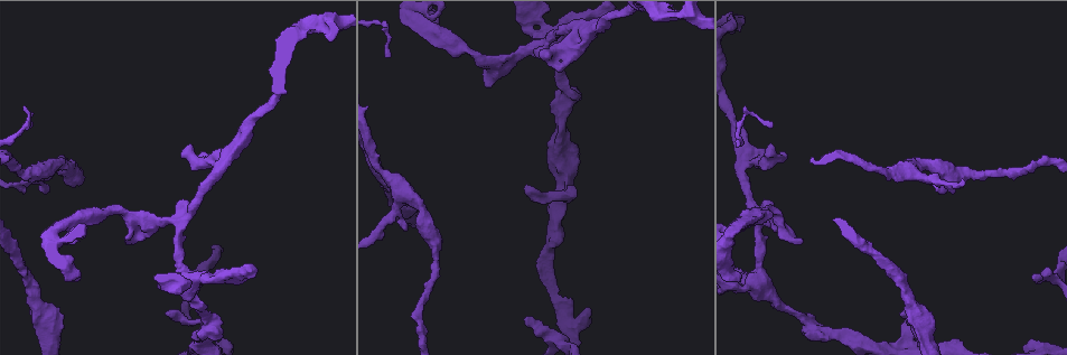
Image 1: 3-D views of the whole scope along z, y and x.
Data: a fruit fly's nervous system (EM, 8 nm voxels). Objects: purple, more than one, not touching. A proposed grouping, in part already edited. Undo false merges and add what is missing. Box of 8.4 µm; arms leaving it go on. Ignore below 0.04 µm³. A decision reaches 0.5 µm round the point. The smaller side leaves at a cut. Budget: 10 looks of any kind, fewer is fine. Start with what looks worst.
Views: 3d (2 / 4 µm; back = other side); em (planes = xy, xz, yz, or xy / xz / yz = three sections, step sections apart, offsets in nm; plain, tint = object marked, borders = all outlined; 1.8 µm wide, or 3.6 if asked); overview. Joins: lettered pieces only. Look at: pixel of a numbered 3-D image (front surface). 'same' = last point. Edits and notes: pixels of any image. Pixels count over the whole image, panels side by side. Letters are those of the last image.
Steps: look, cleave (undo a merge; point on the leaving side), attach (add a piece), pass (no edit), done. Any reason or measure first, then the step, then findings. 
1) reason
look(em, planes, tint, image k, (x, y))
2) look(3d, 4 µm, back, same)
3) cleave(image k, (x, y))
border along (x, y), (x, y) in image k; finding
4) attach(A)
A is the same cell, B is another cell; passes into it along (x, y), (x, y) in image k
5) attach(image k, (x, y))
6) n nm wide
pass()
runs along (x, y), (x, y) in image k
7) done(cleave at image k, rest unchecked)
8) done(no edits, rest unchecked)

arms run side by side
look(em, 3.6 µm, xz, step 16, tint, image 1, (537, 33))

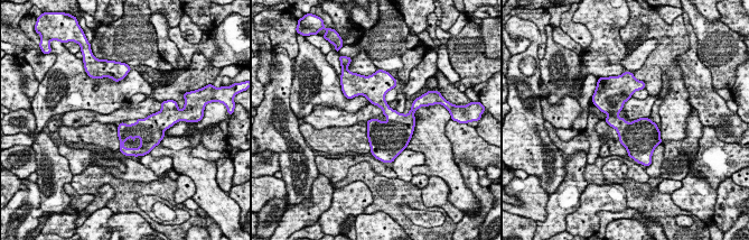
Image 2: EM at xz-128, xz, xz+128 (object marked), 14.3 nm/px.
cut it another way
look(em, 3.6 µm, planes, tint, same)

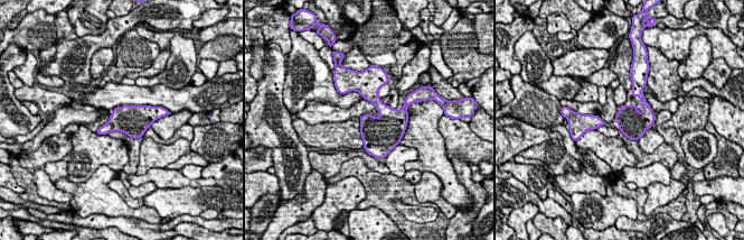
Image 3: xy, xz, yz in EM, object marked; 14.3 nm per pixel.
look(em, 3.6 µm, planes, borders, same)

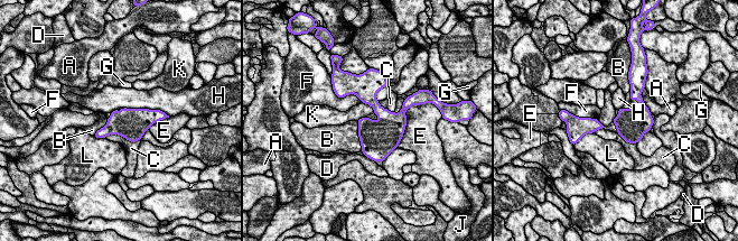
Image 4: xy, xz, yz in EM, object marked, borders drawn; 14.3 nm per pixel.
380 nm wide
pass()
A, B, C, D, E, F, G, H, J, K and L are other cells; all the same neuron

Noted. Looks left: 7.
sharp bend
look(3d, 4 µm, image 1, (579, 28))

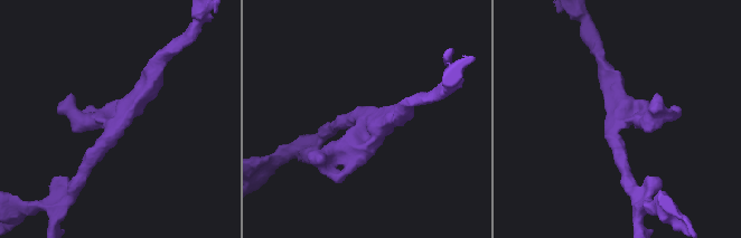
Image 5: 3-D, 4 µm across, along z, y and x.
need the tissue
look(em, 3.6 µm, yz, step 4, borders, image 5, (115, 122))

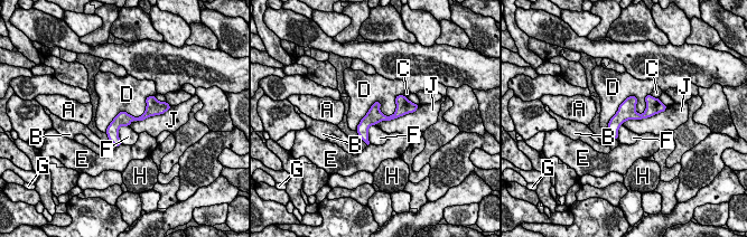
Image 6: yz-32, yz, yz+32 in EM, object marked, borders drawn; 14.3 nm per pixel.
D touches over 800 nm
pass()
A, B, C, D, E, F, G, H and J are other cells; border along (663, 111), (627, 119), (622, 124) in image 6; continuous, no second neuron

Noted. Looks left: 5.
two arms in line, one across
look(em, xz, step 16, tint, image 1, (906, 169))

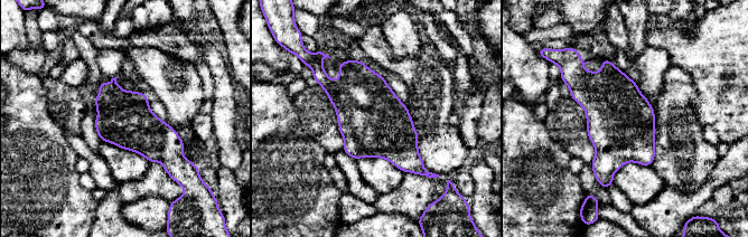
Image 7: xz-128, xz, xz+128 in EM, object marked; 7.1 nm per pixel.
what lies round it
look(em, xz, step 16, borders, same)

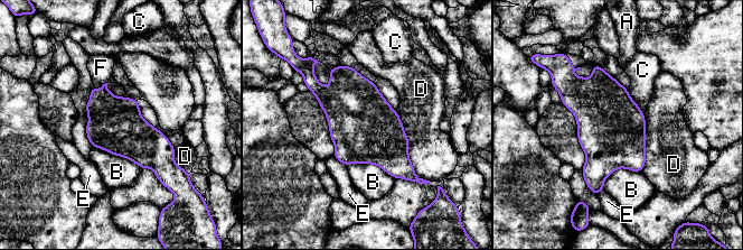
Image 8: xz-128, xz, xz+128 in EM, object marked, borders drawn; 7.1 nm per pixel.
pass()
A, B, C, D, E and F are other cells; continuous, no second neuron

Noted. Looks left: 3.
branch stops here
look(em, 3.6 µm, planes, tint, image 1, (167, 312))

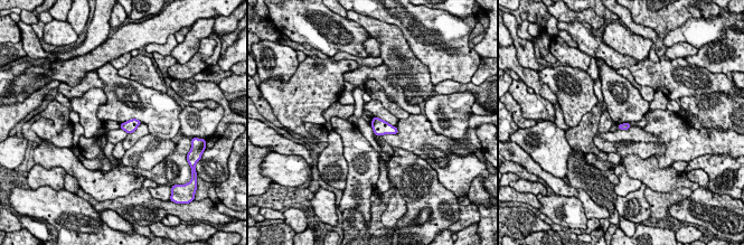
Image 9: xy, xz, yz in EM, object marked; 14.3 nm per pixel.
see the neighbours
look(em, 3.6 µm, planes, borders, same)

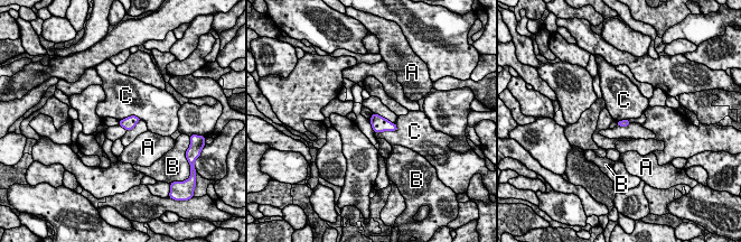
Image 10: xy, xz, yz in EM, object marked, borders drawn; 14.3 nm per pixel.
100 nm wide; C touches over 340 nm
pass()
A, B and C are other cells; no lettered piece goes on from it

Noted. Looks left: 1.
done(no edits, rest unchecked)

